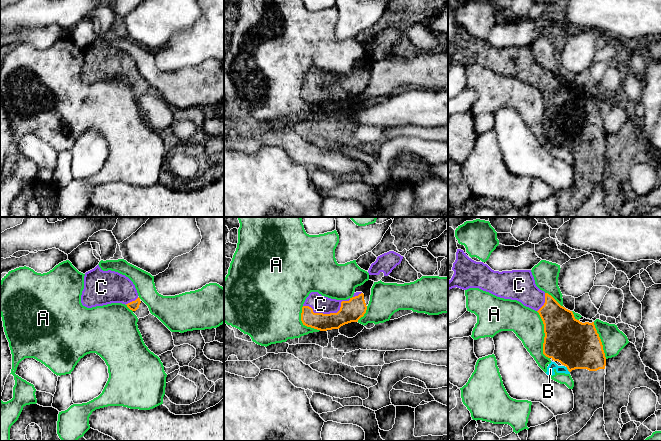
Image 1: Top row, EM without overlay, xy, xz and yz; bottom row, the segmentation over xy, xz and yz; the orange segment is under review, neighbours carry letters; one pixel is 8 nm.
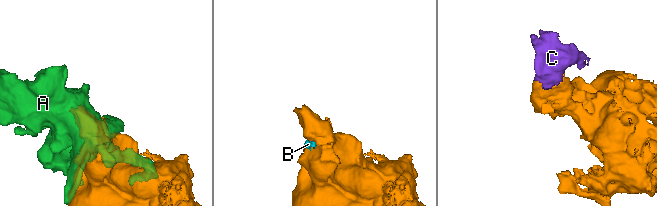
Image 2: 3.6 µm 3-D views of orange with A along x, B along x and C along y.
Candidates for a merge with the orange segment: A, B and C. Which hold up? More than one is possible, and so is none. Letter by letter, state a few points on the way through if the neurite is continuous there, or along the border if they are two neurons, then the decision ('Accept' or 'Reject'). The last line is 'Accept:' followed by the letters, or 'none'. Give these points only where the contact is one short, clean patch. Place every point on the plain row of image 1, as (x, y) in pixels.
A: Reject
B: Boundary: yz (566, 142), (569, 148). Reject
C: Accept
Accept: C

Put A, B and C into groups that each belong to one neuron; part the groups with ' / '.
A B / C

